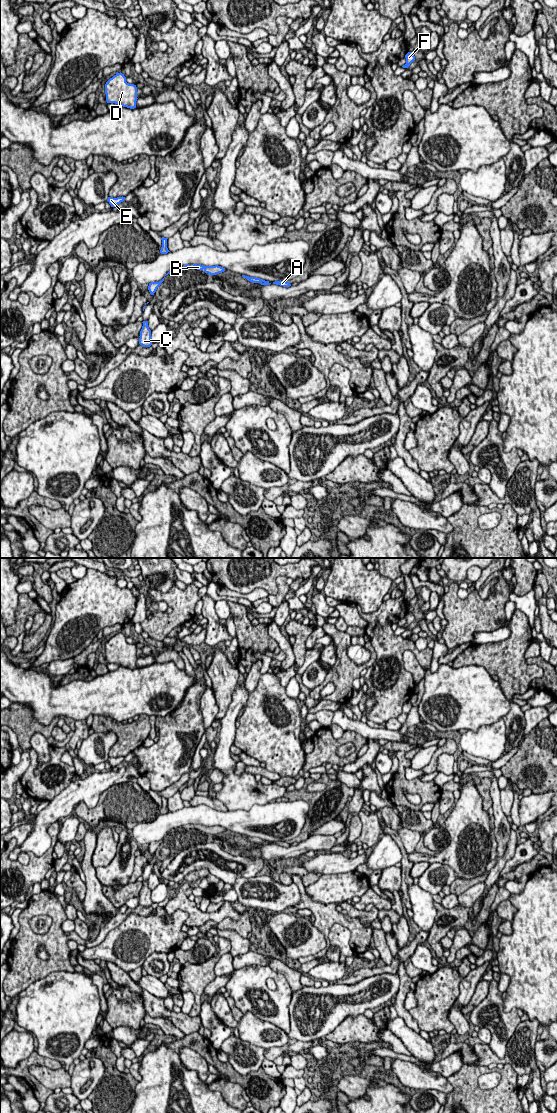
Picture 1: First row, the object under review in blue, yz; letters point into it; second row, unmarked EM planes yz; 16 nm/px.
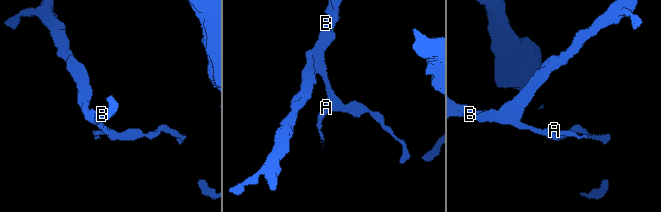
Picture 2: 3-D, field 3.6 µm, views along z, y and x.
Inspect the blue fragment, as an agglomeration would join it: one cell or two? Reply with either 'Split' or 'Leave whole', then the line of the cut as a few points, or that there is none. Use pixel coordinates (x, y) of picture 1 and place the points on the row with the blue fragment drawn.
Leave whole. No split

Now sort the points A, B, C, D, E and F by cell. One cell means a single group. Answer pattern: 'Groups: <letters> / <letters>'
Groups: A B C D E F

